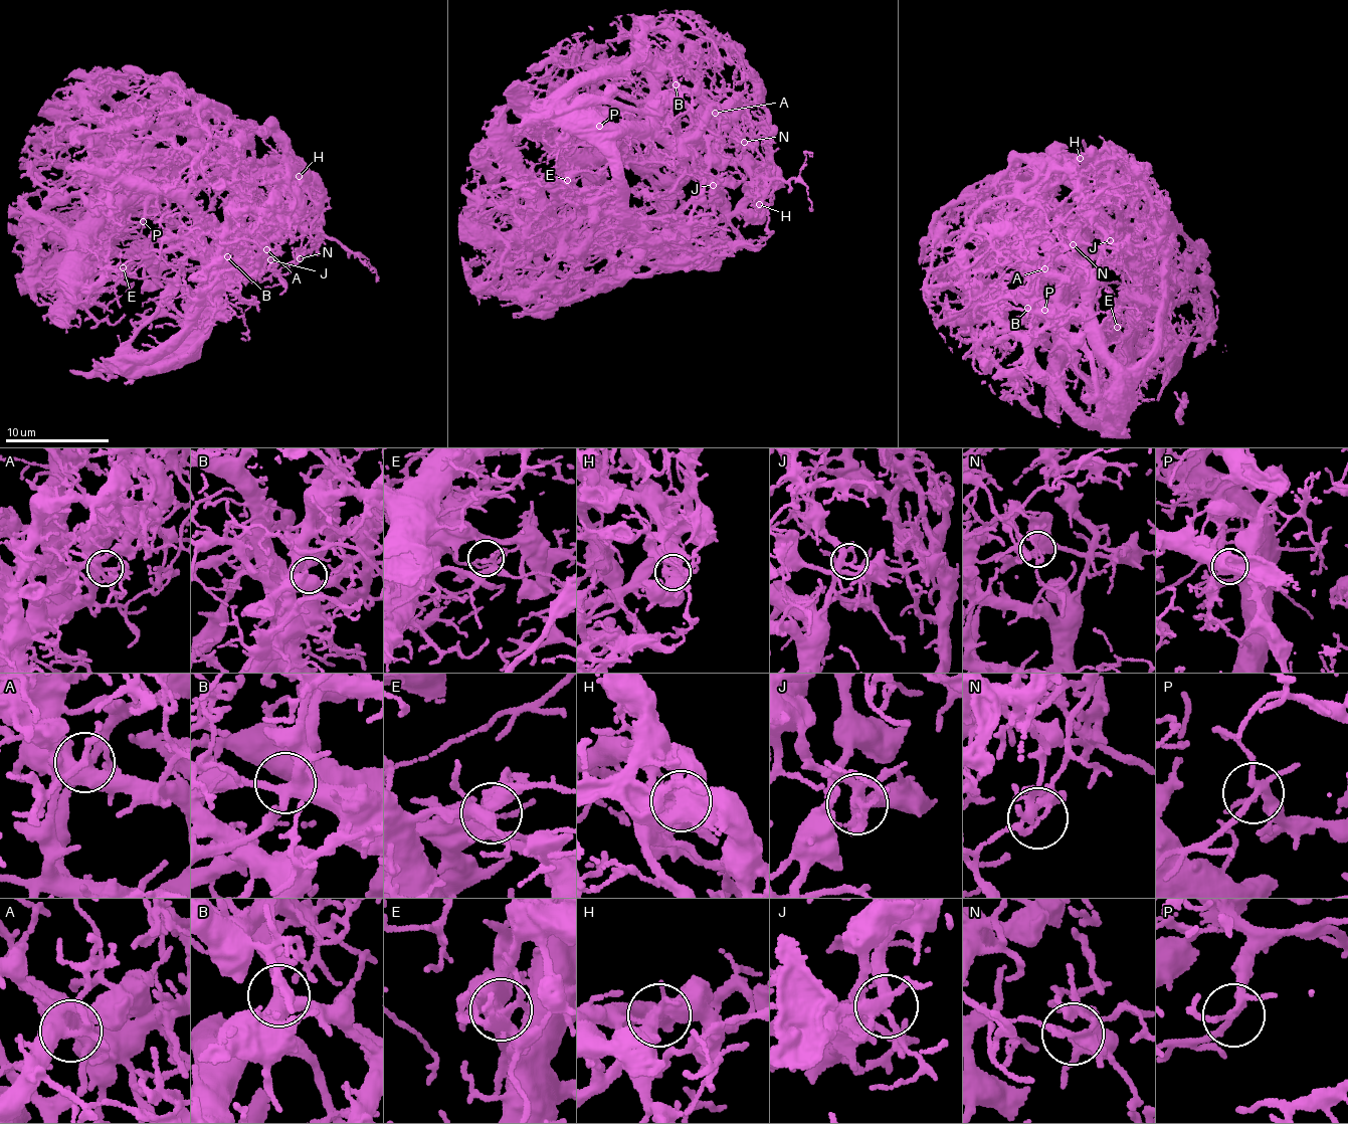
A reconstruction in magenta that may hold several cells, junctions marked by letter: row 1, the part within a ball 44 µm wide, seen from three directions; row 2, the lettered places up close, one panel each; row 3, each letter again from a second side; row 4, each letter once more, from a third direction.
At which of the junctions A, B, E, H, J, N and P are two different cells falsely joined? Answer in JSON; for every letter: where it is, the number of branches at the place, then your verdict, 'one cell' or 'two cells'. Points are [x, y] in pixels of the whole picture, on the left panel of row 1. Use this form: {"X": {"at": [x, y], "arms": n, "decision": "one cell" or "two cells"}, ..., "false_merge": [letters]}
{"A": {"at": [266, 249], "arms": 5, "decision": "one cell"}, "B": {"at": [227, 256], "arms": 4, "decision": "one cell"}, "E": {"at": [123, 267], "arms": 5, "decision": "one cell"}, "H": {"at": [299, 176], "arms": 4, "decision": "two cells"}, "J": {"at": [270, 259], "arms": 5, "decision": "one cell"}, "N": {"at": [300, 258], "arms": 4, "decision": "two cells"}, "P": {"at": [143, 221], "arms": 4, "decision": "one cell"}, "false_merge": ["H", "N"]}

